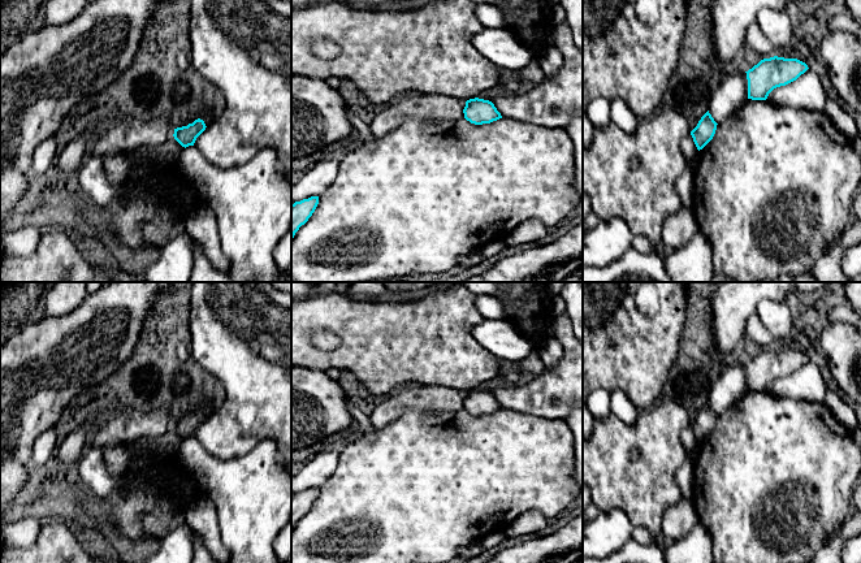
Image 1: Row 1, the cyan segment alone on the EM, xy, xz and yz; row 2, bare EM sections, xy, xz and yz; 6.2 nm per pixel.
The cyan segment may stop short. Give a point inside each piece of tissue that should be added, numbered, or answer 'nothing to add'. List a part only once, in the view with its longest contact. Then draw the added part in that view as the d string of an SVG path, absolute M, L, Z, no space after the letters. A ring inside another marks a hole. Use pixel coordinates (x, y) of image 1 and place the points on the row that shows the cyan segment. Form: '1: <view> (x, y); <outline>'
nothing to add

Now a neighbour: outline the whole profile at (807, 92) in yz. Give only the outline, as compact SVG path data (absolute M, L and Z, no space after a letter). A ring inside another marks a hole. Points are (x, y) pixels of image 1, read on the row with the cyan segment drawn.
M808 69L796 81L774 88L767 100L783 107L825 111L826 94L818 75Z

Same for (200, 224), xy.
M205 204L196 205L183 220L186 233L198 242L209 264L219 272L228 274L230 263L224 256L216 213Z

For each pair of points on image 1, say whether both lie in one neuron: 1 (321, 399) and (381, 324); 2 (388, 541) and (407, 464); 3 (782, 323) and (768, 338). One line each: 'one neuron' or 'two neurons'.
1: two neurons
2: one neuron
3: two neurons

